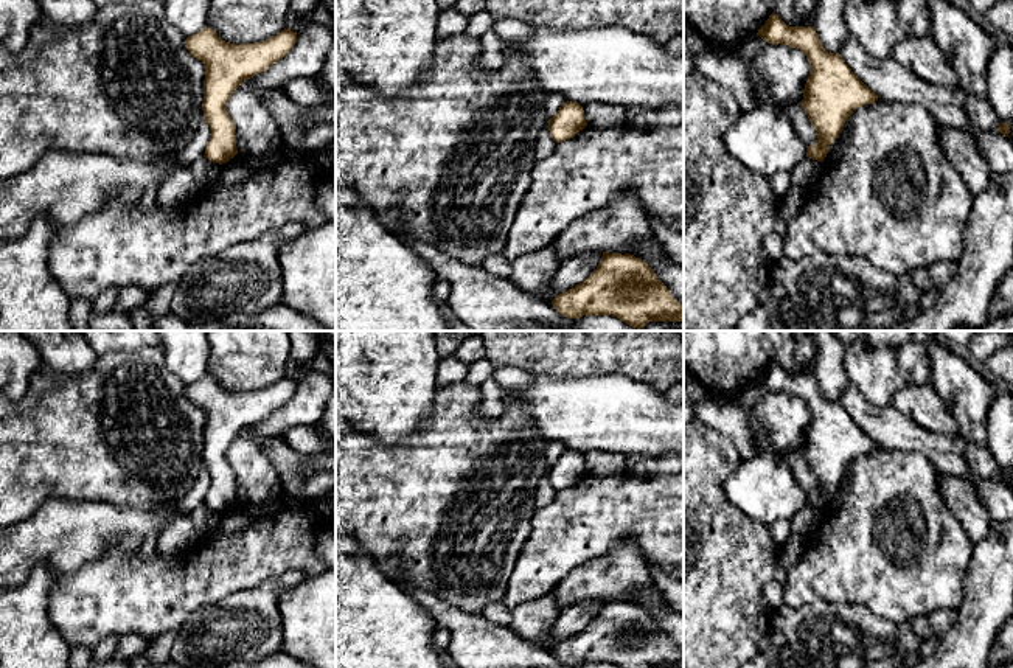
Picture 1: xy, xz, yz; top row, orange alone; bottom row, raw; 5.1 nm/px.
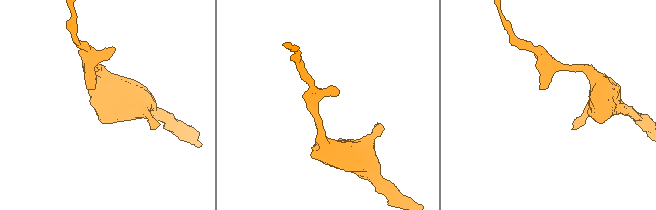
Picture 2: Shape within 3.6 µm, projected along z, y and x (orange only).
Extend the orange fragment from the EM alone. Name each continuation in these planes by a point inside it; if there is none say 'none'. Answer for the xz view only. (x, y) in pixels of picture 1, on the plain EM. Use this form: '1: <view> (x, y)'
none

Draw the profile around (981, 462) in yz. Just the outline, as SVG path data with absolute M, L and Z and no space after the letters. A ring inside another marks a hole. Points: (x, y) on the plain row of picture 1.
M966 443L965 463L971 474L979 480L997 477L1002 471L991 451L987 446L979 446L976 443Z

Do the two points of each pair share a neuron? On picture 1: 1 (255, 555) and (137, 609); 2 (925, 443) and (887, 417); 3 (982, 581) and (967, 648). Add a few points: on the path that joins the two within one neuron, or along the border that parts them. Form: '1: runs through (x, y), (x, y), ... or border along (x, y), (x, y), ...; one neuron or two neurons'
1: runs through (226, 560), (199, 577), (167, 589); one neuron
2: runs through (915, 438), (908, 437), (897, 426); one neuron
3: runs through (982, 598), (982, 615), (976, 631); one neuron

